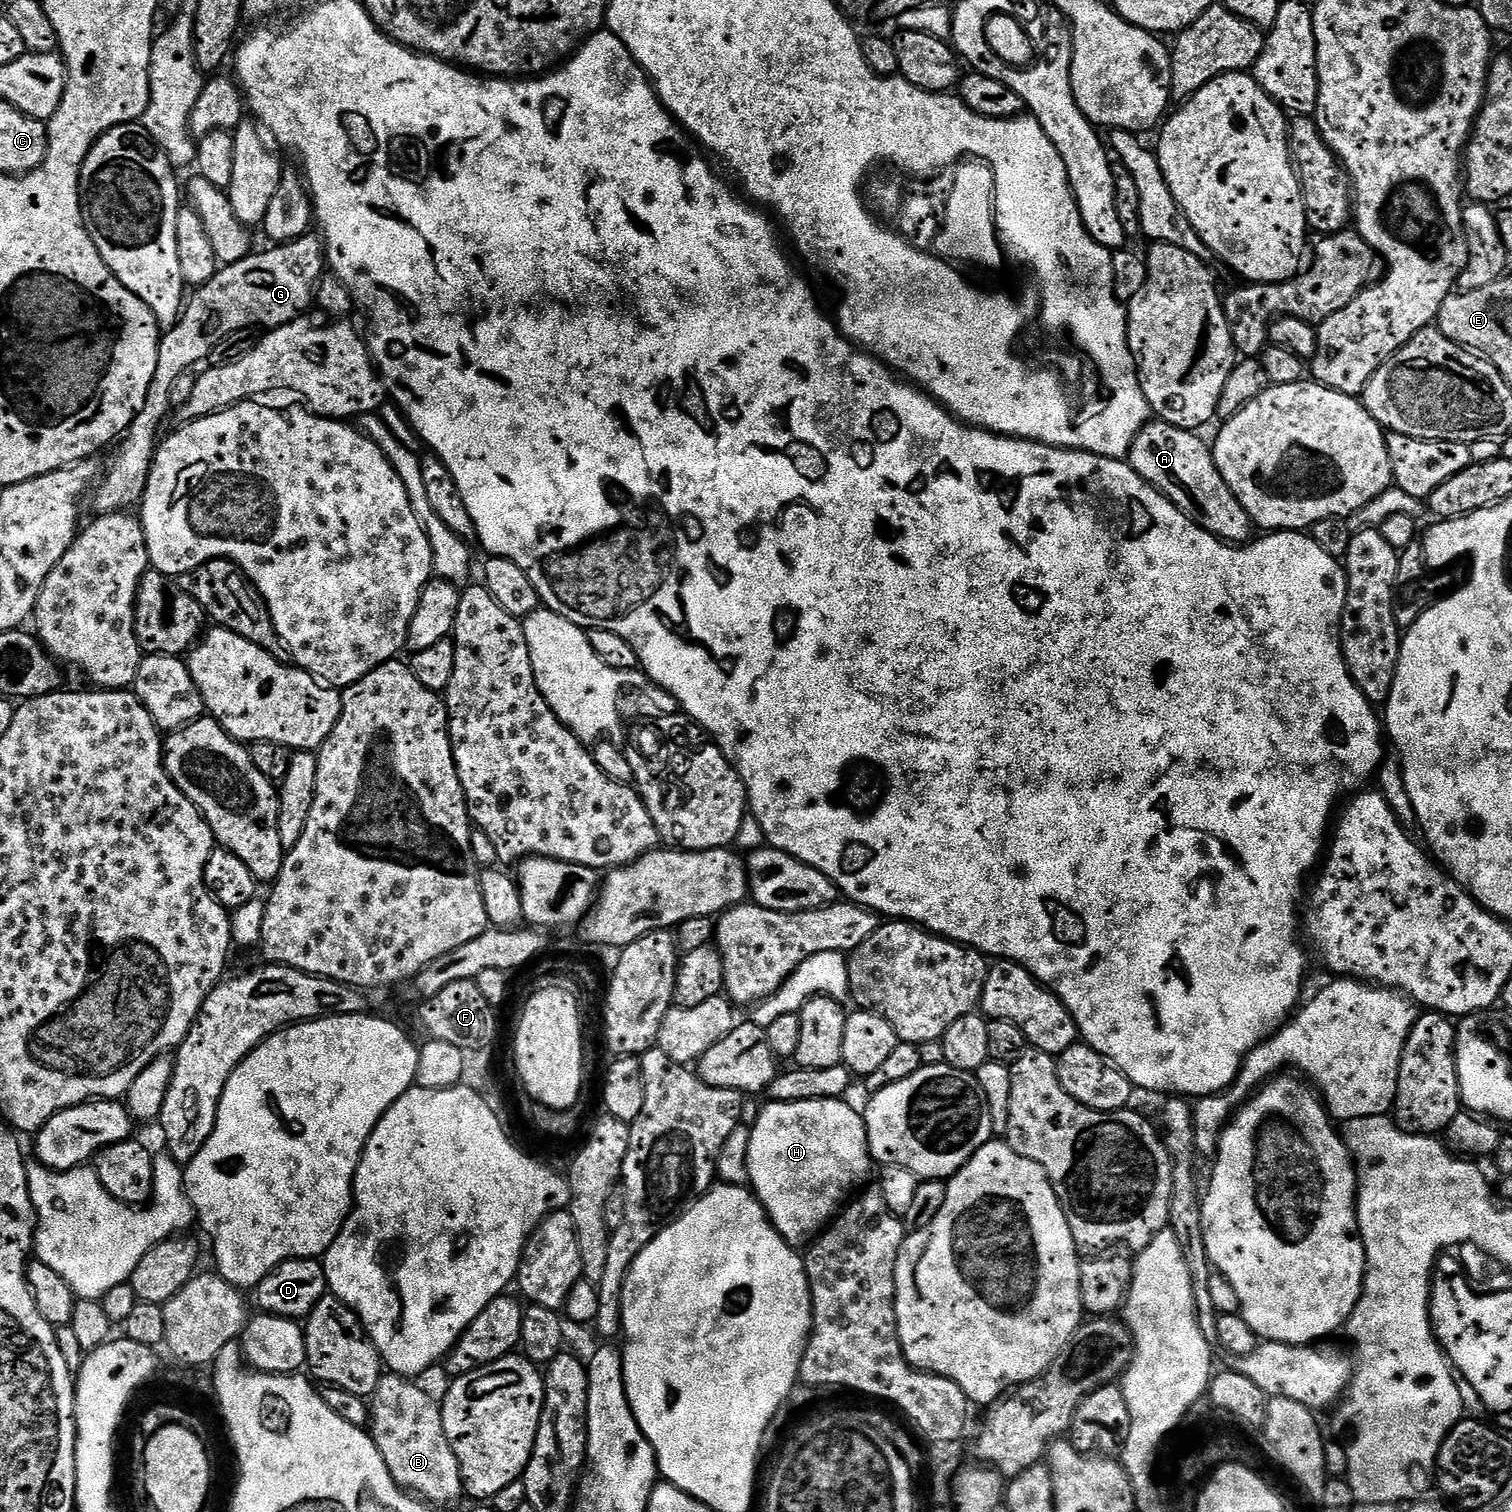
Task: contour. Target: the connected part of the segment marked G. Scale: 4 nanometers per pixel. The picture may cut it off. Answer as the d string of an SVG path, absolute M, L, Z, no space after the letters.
M315 235L299 236L289 244L268 246L265 252L256 250L238 262L223 265L216 276L210 278L210 282L199 285L193 291L196 293L187 297L176 325L161 335L158 366L154 370L150 390L146 390L146 402L142 402L142 410L115 445L116 453L108 468L106 464L95 485L97 513L132 510L132 507L135 509L143 501L152 460L156 456L158 437L161 435L160 427L168 412L173 411L170 386L174 386L178 374L195 369L195 364L203 365L214 346L218 346L230 334L247 328L281 328L284 324L301 319L307 313L304 311L313 307L316 291L314 282L326 272L324 241Z

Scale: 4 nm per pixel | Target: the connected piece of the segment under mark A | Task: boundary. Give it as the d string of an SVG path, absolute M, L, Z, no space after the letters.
M1149 419L1148 423L1140 429L1132 440L1132 447L1128 449L1126 457L1128 464L1140 475L1147 484L1153 484L1156 489L1166 497L1174 506L1178 506L1200 527L1205 528L1210 534L1214 534L1219 540L1237 546L1251 541L1254 536L1254 525L1242 502L1234 498L1234 490L1226 486L1226 478L1218 470L1218 466L1212 457L1211 447L1195 431L1178 426L1170 426L1164 420Z

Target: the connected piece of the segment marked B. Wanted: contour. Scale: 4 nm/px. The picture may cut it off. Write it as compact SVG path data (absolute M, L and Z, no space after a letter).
M381 1375L370 1397L370 1435L376 1443L378 1454L382 1454L386 1470L390 1470L399 1488L433 1506L452 1504L459 1496L465 1495L458 1458L454 1458L454 1450L450 1450L450 1442L442 1426L440 1404L432 1401L416 1384L419 1383L406 1376Z

